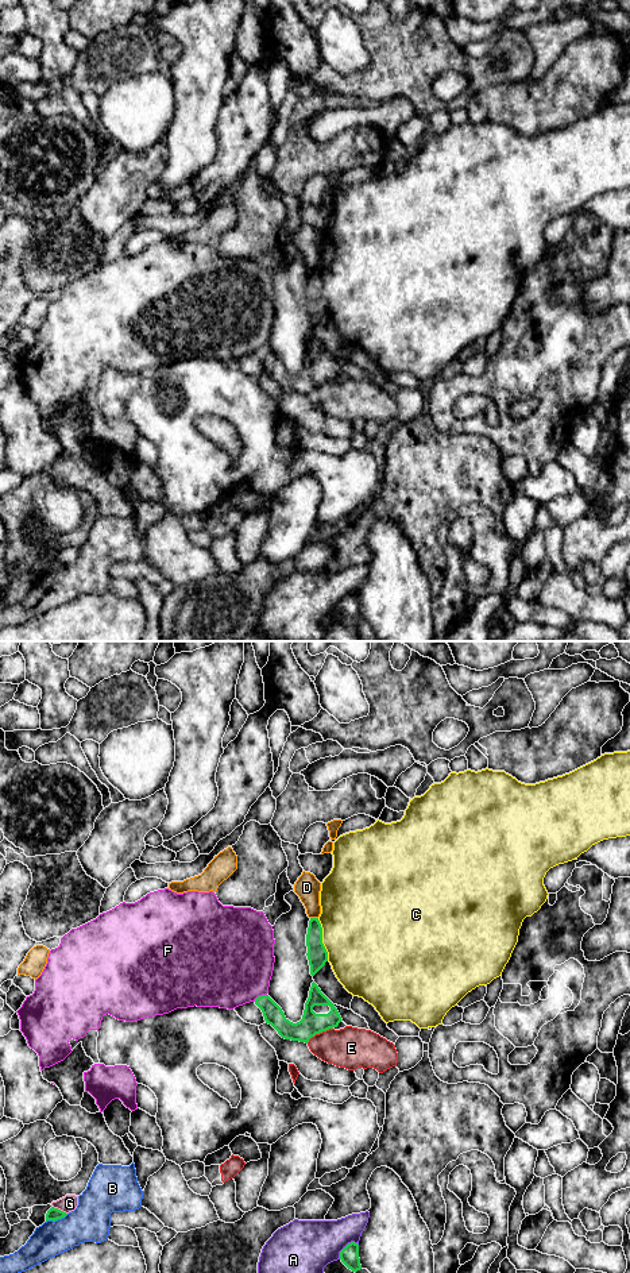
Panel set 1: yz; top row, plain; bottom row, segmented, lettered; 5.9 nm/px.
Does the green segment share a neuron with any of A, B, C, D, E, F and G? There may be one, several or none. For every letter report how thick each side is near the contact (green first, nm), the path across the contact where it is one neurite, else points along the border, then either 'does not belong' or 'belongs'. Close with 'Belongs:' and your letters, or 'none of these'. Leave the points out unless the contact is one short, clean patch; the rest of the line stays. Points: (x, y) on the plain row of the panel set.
A: 110/340 nm | does not belong
B: 80/240 nm | does not belong
C: 120/480 nm | does not belong
D: 120/150 nm | along yz (310, 269), (317, 270) | does not belong
E: 140/260 nm | does not belong
F: 120/480 nm | does not belong
G: 80/100 nm | does not belong
Belongs: none of these

